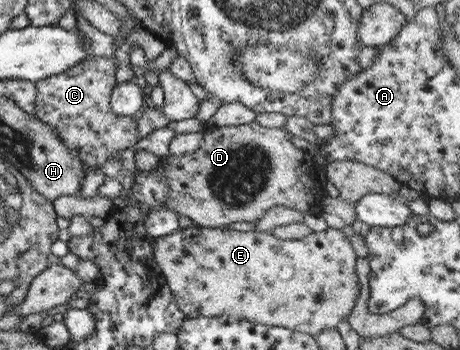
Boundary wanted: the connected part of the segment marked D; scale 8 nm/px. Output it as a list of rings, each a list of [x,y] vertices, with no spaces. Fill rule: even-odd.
[[[254,121],[238,126],[205,126],[202,144],[200,144],[194,152],[178,156],[168,154],[168,157],[166,157],[166,165],[164,165],[164,182],[166,182],[168,193],[166,193],[166,201],[159,207],[168,208],[168,210],[175,212],[178,216],[186,216],[186,218],[190,218],[190,220],[196,223],[197,226],[206,228],[228,226],[231,222],[236,221],[256,222],[256,219],[260,218],[260,215],[264,214],[264,212],[273,206],[286,206],[290,209],[300,210],[300,212],[309,212],[309,208],[311,207],[312,202],[314,202],[314,197],[312,195],[314,194],[315,189],[317,189],[316,164],[313,161],[311,154],[303,152],[302,149],[296,148],[296,146],[290,142],[290,137],[291,135],[285,128],[266,128],[258,125]]]

